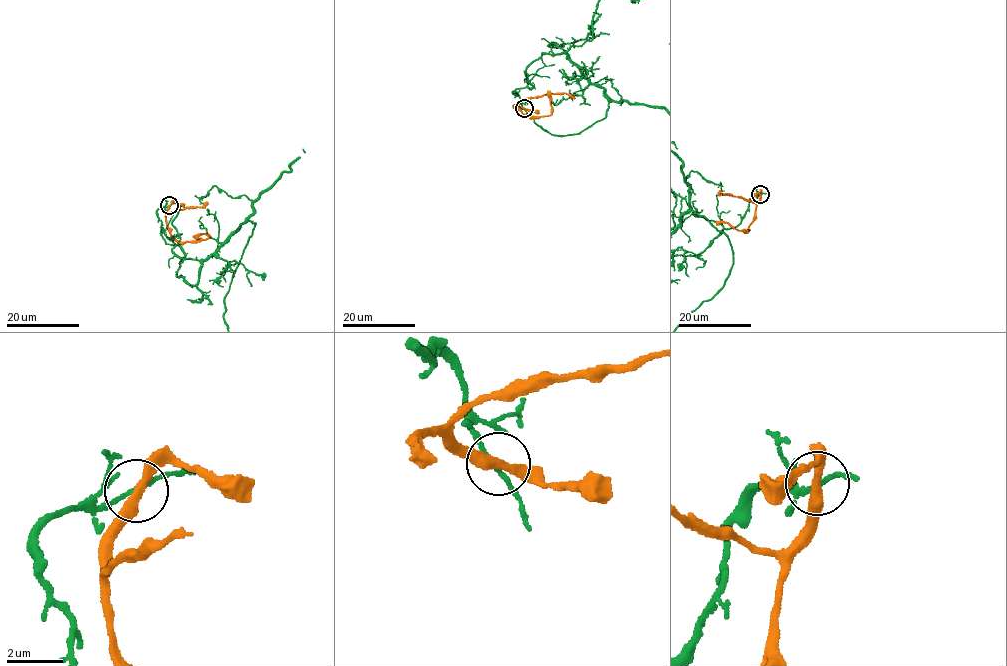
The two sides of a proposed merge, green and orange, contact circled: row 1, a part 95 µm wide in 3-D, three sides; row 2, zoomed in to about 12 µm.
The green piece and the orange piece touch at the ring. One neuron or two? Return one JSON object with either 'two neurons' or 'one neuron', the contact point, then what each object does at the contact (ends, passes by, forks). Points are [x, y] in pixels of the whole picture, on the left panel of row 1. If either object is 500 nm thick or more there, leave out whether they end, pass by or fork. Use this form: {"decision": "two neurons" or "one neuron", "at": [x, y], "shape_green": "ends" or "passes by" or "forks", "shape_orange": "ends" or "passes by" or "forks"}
{"decision": "two neurons", "at": [169, 205], "shape_green": "passes by", "shape_orange": "passes by"}

